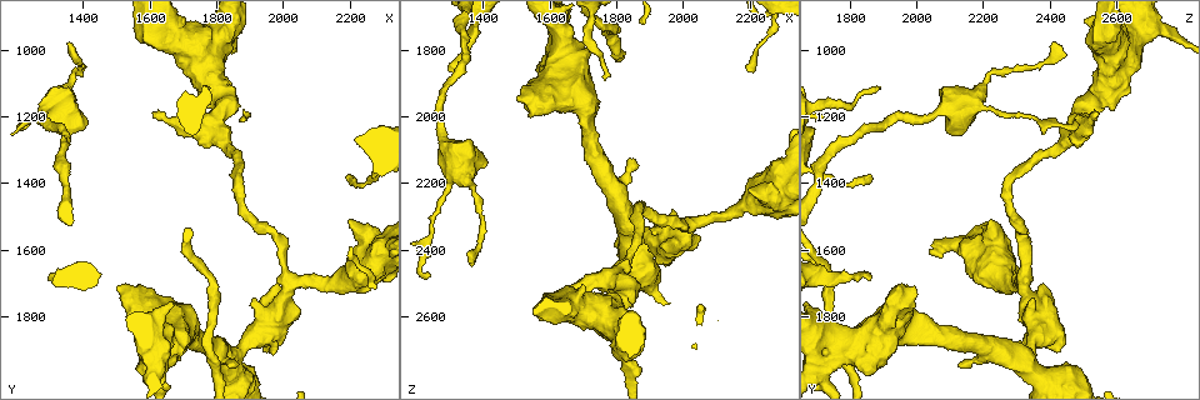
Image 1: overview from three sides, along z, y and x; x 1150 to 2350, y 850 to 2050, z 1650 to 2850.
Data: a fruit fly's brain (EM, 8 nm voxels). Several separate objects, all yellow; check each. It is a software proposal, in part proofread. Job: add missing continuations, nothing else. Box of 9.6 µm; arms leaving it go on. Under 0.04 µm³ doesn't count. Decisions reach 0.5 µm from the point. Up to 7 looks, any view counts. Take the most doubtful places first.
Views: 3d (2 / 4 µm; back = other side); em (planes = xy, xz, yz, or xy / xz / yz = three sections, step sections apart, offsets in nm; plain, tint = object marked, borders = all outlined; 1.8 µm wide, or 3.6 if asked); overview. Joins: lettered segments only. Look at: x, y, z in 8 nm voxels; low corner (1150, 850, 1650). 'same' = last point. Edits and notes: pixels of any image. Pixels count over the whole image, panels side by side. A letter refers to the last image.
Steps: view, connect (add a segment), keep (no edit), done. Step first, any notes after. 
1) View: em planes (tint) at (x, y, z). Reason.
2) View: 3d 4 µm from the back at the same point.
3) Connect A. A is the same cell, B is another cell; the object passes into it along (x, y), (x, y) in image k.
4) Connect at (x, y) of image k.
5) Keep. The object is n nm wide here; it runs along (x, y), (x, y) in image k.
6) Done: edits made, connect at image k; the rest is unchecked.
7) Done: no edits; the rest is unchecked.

View: 3d 2 µm from the back at (1290, 1690, 1860). Branch stops here.

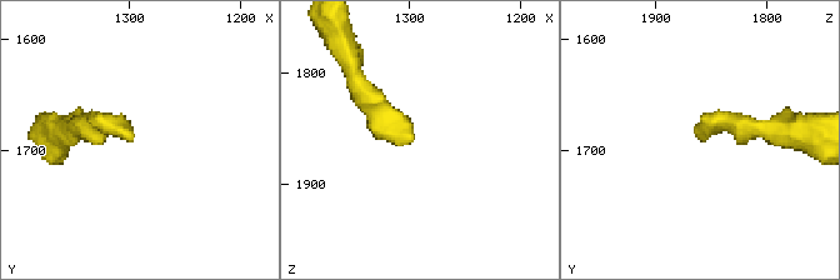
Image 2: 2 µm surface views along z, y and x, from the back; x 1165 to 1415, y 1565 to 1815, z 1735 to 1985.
View: em planes (borders) at (1298, 1692, 1856). Shape alone is not enough.

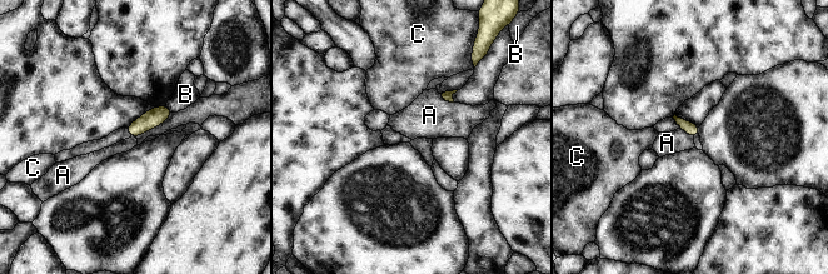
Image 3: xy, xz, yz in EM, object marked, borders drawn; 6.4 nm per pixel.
Keep. A, B and C are other cells; a border runs along (678, 128), (693, 138) in image 3; no lettered segment goes on from it.

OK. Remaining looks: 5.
View: em xz step 4 (borders) at (1230, 1230, 2470). An open end.

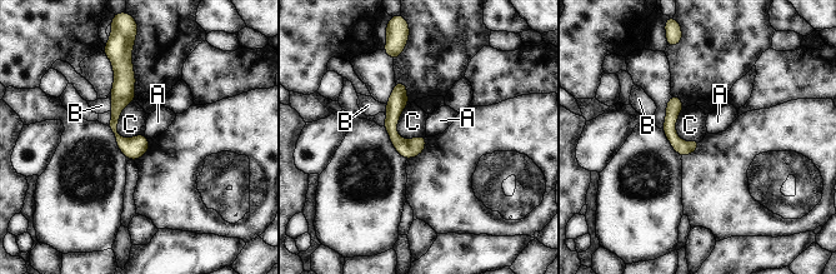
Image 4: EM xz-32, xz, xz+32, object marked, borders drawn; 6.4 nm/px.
View: em planes (borders) at the same point. Cut it another way.

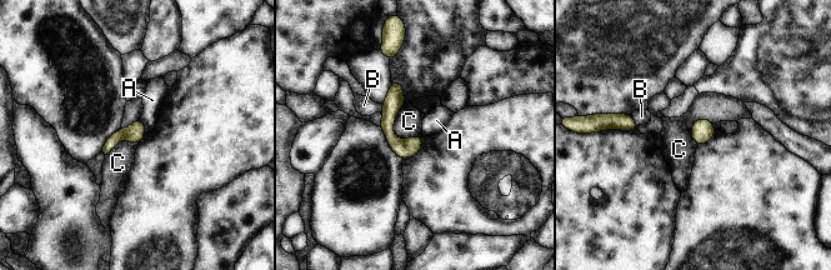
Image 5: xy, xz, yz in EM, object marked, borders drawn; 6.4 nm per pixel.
Keep. The object is 120 nm wide here; A, B and C are other cells; it runs along (394, 85), (389, 134), (405, 155) in image 5; no lettered segment goes on from it.

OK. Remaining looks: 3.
View: 3d 4 µm at (1860, 1940, 2130). Free end.

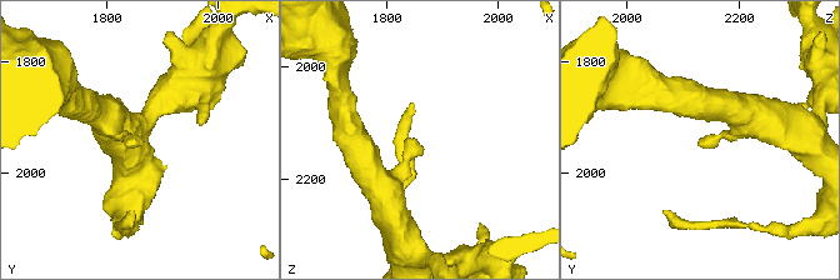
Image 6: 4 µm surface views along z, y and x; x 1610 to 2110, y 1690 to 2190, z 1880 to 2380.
View: em planes (borders) at (1845, 1935, 2125). Now the EM.

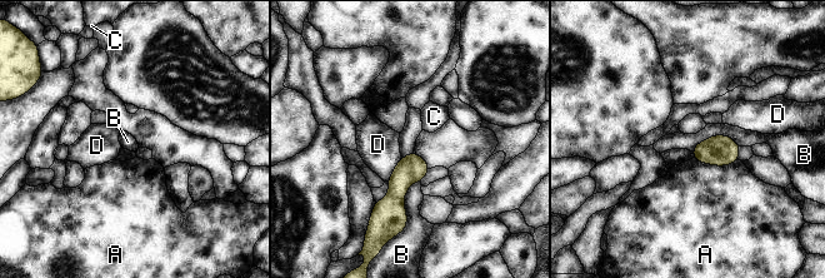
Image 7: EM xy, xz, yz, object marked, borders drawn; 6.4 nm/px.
Keep. A, B, C and D are other cells; a border runs along (420, 182), (405, 193), (405, 227) in image 7; no lettered segment goes on from it.

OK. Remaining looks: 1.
Done: no edits; the rest is unchecked.

